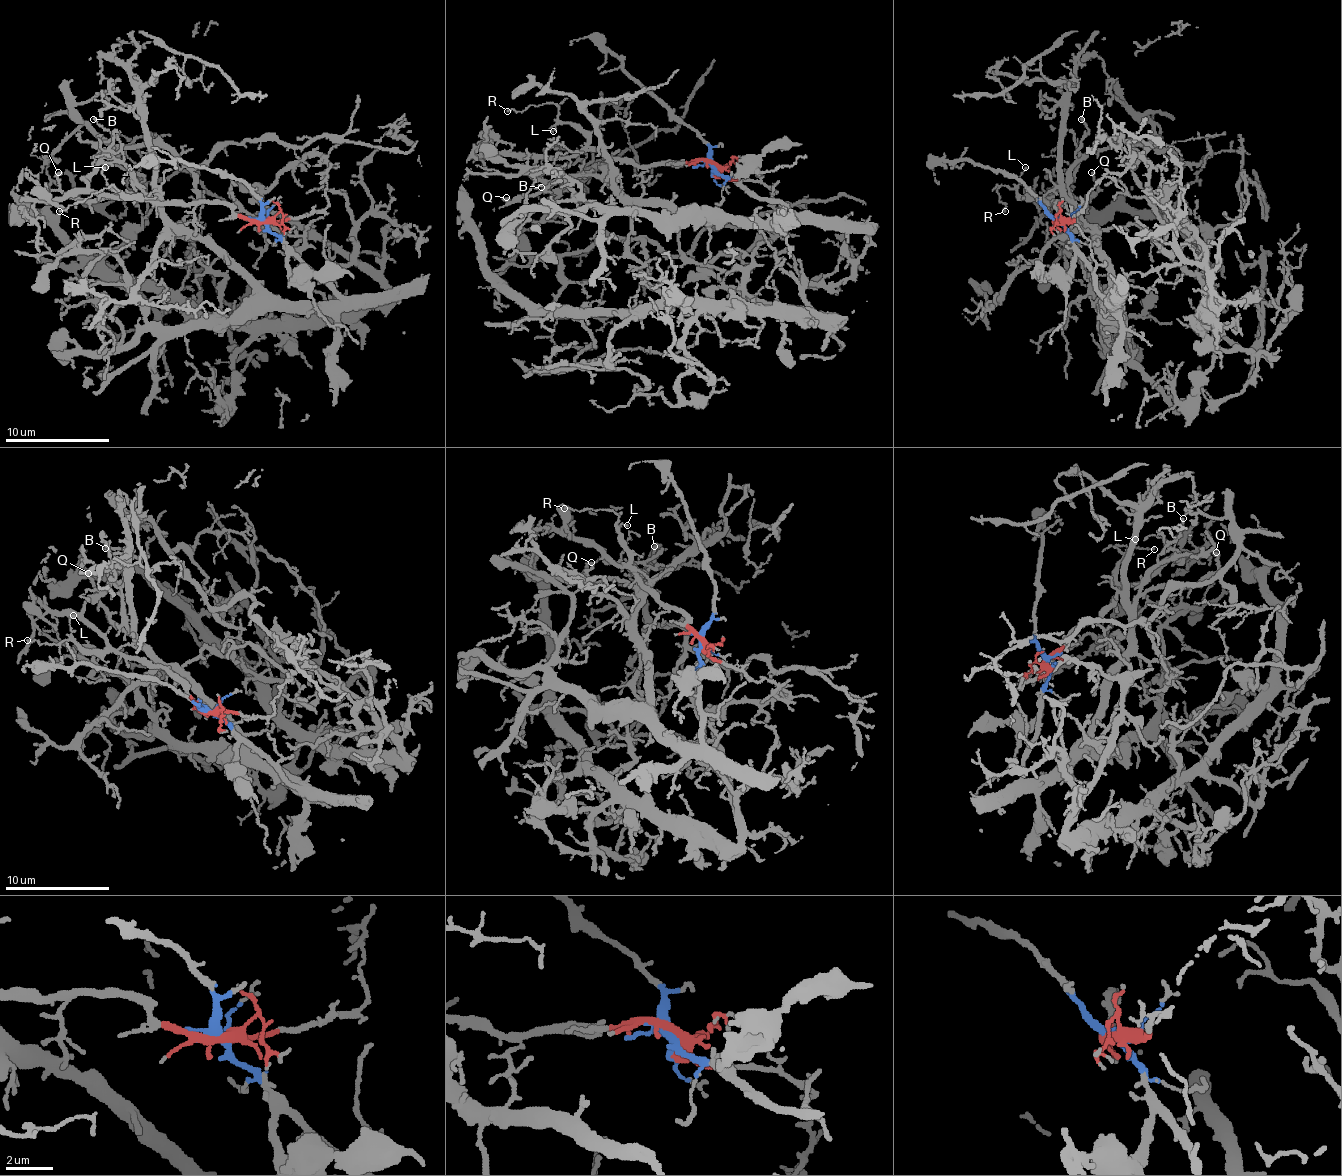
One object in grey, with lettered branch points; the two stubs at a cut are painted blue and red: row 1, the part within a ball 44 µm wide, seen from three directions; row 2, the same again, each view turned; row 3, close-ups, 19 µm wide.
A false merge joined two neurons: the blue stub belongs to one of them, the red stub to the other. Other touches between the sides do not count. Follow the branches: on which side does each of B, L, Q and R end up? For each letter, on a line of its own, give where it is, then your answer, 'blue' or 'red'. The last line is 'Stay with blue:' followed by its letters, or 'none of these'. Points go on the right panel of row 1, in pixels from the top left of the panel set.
B: place (1081, 119); blue
L: place (1025, 167); red
Q: place (1091, 172); blue
R: place (1005, 211); red
Stay with blue: B, Q

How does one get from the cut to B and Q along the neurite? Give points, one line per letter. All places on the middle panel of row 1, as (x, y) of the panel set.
B: (713, 165), (791, 213), (684, 220), (632, 205), (590, 173), (556, 194), (540, 186)
Q: (713, 165), (791, 213), (684, 220), (629, 205), (593, 176), (561, 176), (535, 194), (506, 197)

